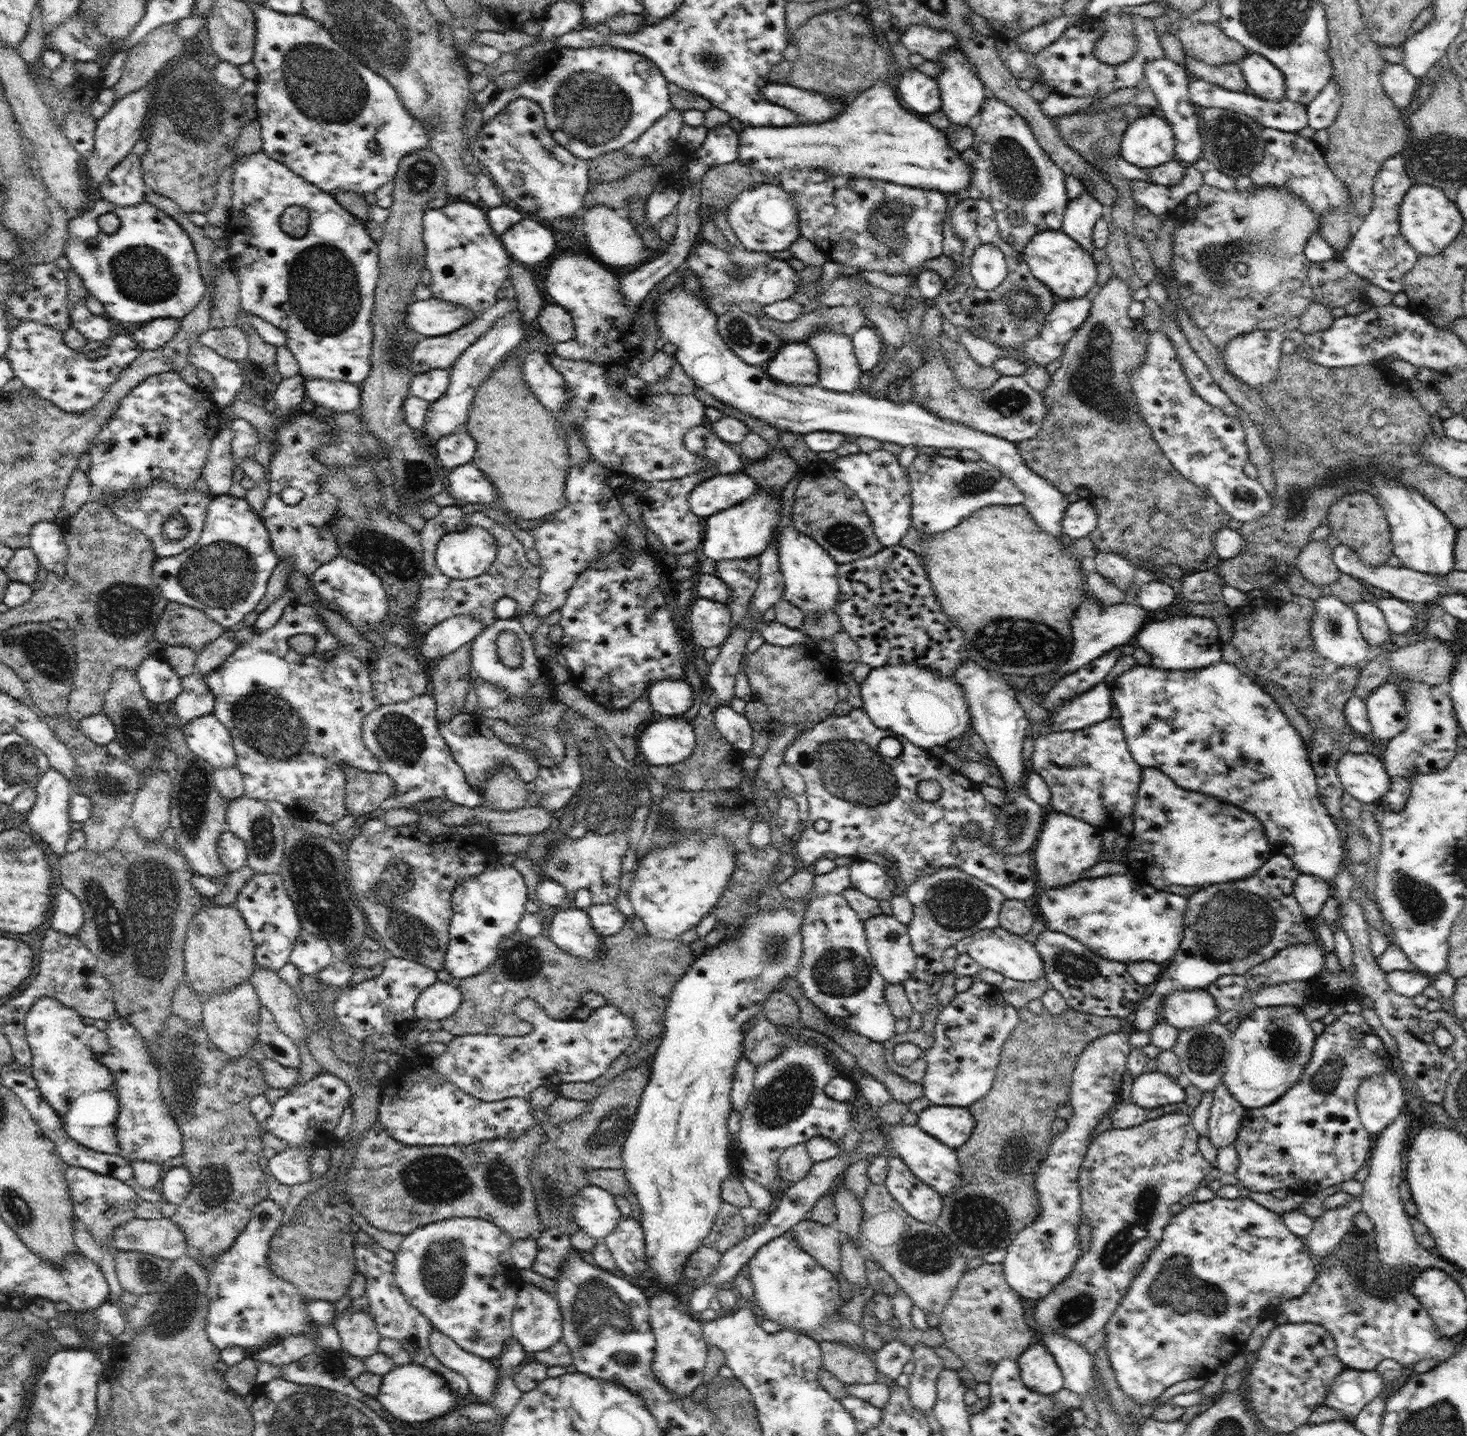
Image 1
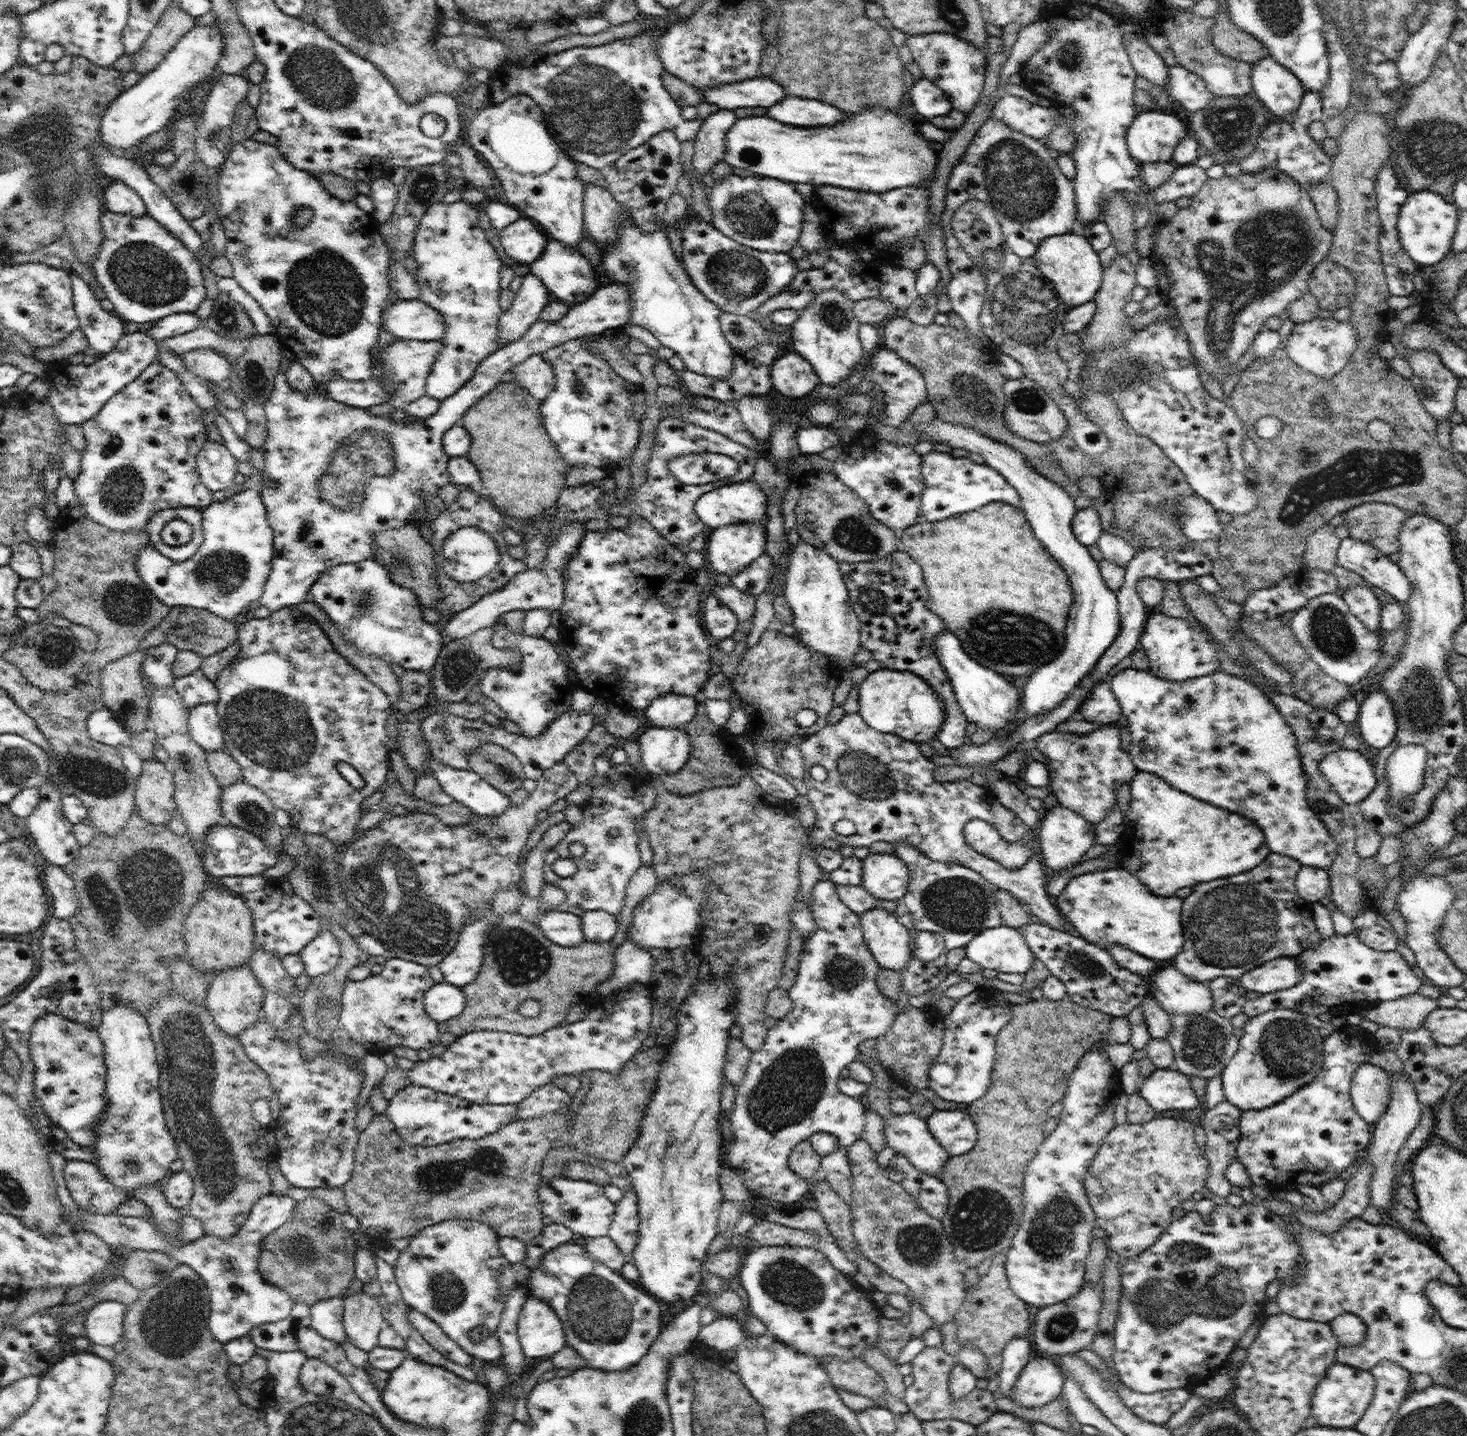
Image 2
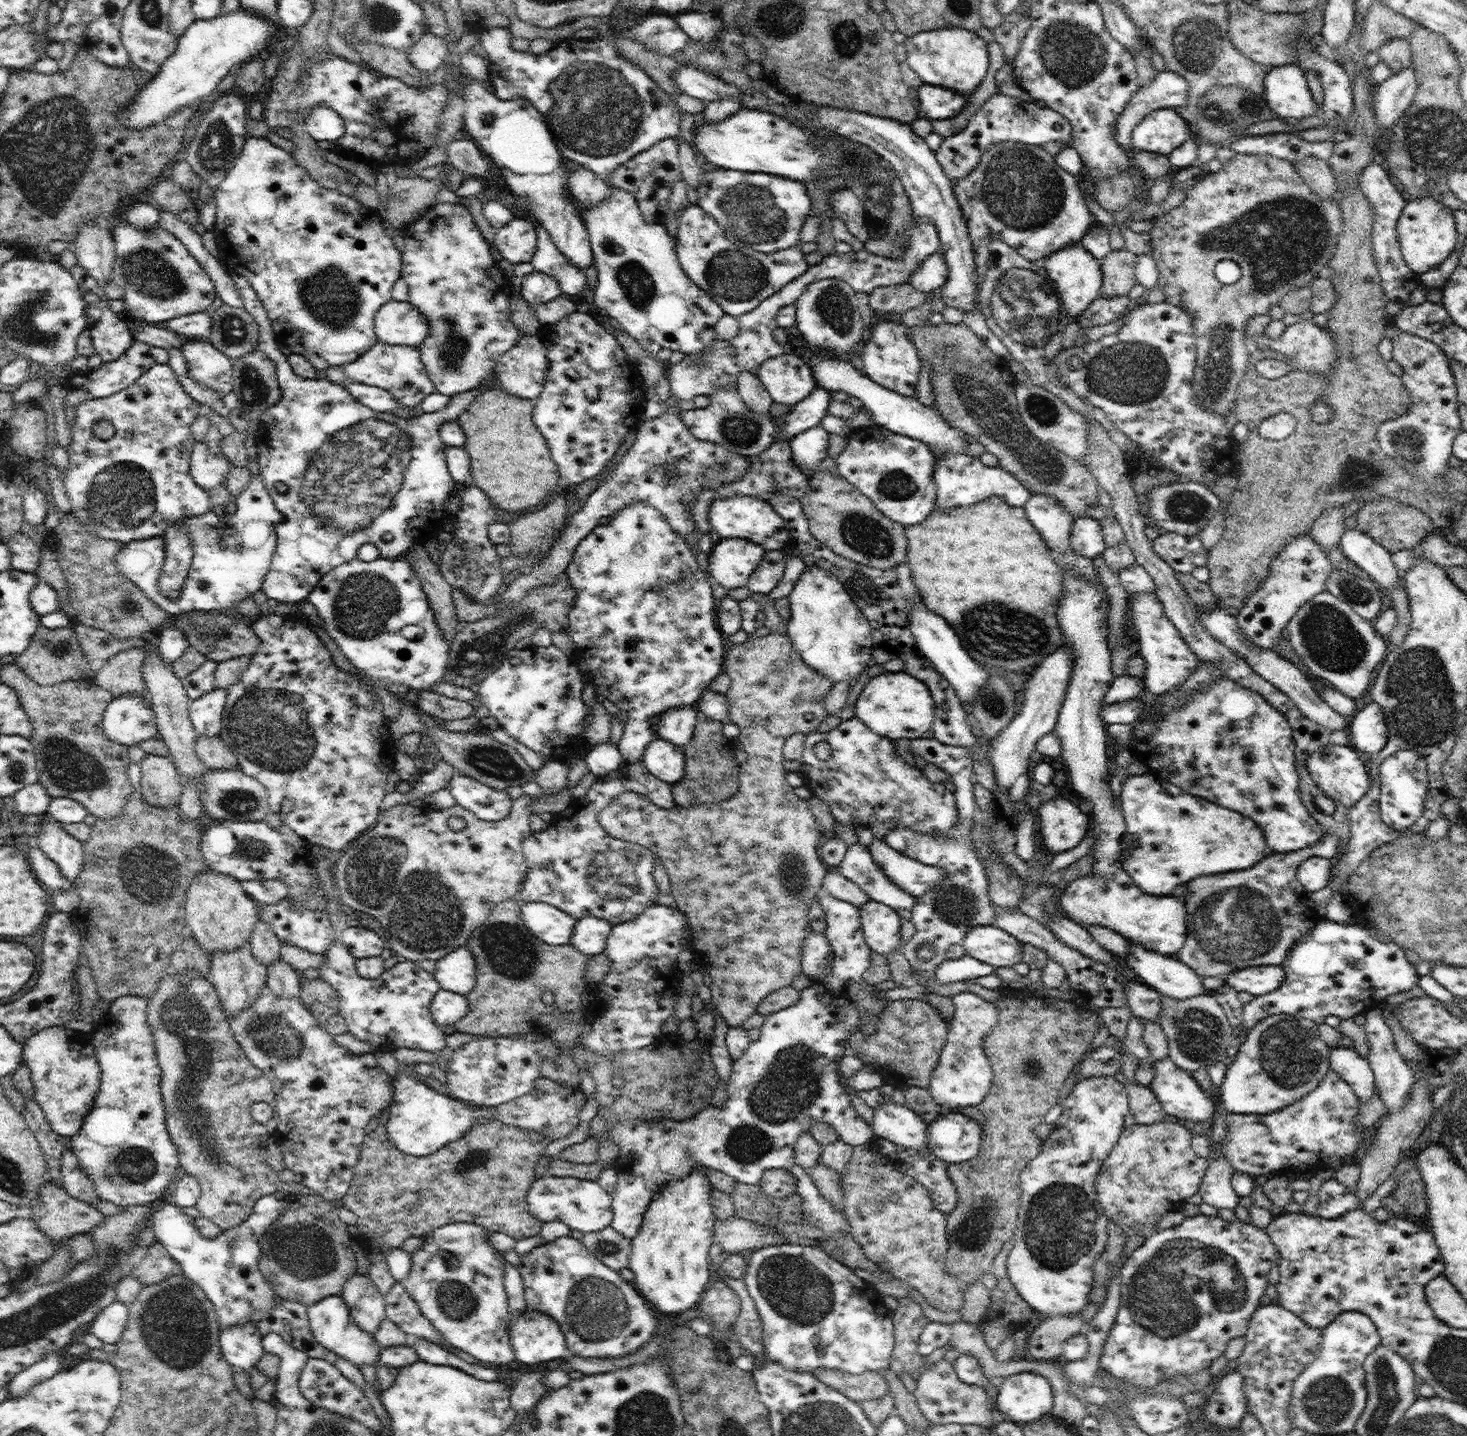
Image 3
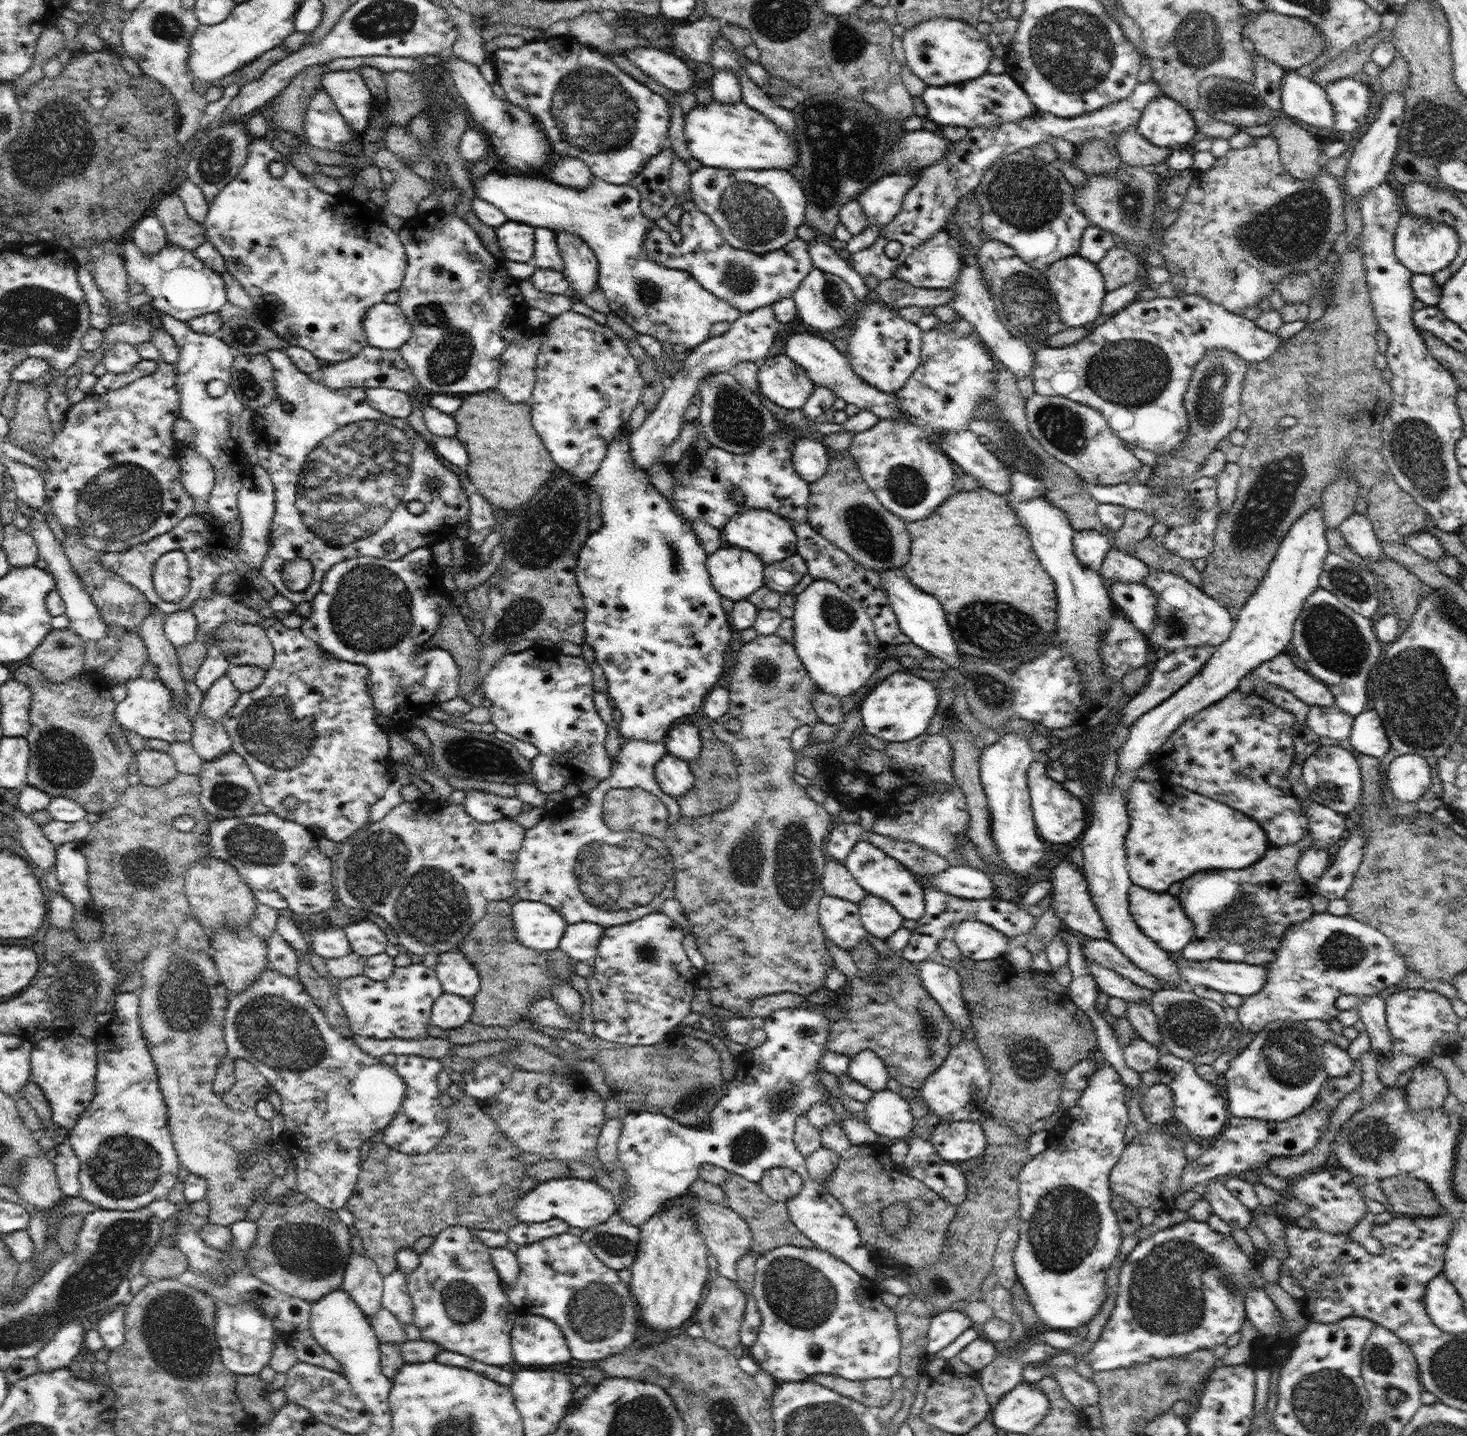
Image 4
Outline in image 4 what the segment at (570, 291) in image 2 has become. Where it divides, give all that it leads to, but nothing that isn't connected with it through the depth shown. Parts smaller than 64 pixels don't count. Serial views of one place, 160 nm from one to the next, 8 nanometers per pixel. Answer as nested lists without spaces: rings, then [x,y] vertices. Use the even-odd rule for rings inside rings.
[[[535,227],[535,253],[531,262],[537,269],[563,272],[564,262],[557,247],[556,235],[550,228]]]

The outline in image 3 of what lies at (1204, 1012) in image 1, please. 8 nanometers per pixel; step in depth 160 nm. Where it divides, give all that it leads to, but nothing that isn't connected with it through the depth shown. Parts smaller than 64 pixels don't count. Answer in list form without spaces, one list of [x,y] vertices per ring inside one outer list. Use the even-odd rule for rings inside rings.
[[[1128,939],[1127,943],[1130,953],[1127,954],[1126,961],[1130,968],[1130,973],[1135,979],[1157,990],[1161,995],[1171,996],[1178,1000],[1205,994],[1202,982],[1203,977],[1194,972],[1192,967],[1180,962],[1178,959],[1175,960],[1170,957],[1170,954],[1165,955],[1164,953],[1149,951],[1132,939]]]

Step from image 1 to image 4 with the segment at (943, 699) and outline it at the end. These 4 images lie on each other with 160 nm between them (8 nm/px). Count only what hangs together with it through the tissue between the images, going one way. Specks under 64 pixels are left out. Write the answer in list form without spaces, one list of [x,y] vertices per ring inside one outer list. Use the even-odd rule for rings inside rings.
[[[916,671],[890,674],[862,700],[858,708],[864,731],[888,743],[907,742],[924,734],[930,719],[939,709],[939,690],[934,682],[917,676]]]

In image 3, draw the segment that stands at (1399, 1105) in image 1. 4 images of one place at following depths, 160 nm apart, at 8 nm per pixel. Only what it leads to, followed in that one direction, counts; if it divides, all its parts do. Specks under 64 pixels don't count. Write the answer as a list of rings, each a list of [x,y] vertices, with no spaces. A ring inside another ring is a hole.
[[[1338,1046],[1330,1051],[1330,1069],[1335,1070],[1356,1093],[1356,1098],[1366,1105],[1371,1102],[1376,1089],[1375,1074],[1367,1059],[1351,1047]]]

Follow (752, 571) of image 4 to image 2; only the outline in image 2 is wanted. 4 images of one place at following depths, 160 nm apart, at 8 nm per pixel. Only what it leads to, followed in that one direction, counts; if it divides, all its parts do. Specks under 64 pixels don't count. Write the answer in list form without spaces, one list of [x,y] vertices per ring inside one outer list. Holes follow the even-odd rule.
[[[739,522],[720,528],[714,528],[707,532],[708,546],[704,551],[706,558],[710,562],[709,567],[714,573],[721,572],[728,576],[736,576],[742,572],[749,564],[753,563],[759,556],[765,553],[767,534],[765,527],[759,522]]]

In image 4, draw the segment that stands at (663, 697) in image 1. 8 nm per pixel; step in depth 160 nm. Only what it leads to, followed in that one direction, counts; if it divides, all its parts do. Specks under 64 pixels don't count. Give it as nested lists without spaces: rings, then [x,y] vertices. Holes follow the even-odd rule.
[[[681,723],[671,728],[662,741],[668,753],[688,764],[702,753],[700,731],[693,723]]]

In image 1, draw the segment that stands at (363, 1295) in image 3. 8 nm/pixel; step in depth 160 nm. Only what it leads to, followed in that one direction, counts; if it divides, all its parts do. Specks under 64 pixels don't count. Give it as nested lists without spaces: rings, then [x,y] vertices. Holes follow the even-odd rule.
[[[346,1309],[334,1320],[343,1350],[354,1357],[372,1356],[379,1351],[381,1334],[368,1310]]]

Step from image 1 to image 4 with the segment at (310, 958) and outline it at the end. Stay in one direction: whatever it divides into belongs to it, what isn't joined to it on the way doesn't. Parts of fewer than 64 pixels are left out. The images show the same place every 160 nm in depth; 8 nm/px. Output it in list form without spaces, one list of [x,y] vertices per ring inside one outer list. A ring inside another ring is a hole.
[[[422,962],[410,966],[395,967],[388,980],[372,980],[369,976],[359,974],[339,980],[338,996],[340,1004],[346,1011],[353,1034],[367,1036],[376,1040],[386,1039],[423,1039],[428,1036],[427,1025],[430,1024],[431,1008],[434,1001],[445,992],[438,980],[435,969]]]

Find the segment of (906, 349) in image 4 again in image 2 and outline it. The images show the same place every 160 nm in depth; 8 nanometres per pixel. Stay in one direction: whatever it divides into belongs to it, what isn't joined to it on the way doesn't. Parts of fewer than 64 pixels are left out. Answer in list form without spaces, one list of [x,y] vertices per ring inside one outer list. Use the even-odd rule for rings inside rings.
[[[884,345],[878,348],[864,363],[869,366],[874,383],[879,384],[885,394],[886,419],[884,423],[894,428],[904,425],[914,410],[926,401],[927,390],[923,374],[913,364],[907,363],[896,351]]]

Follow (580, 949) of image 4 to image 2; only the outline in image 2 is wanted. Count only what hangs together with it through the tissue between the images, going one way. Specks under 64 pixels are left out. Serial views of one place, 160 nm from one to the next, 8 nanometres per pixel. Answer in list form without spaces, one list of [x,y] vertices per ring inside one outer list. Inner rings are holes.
[[[602,909],[586,911],[581,916],[581,927],[586,941],[608,942],[618,930],[618,916]]]

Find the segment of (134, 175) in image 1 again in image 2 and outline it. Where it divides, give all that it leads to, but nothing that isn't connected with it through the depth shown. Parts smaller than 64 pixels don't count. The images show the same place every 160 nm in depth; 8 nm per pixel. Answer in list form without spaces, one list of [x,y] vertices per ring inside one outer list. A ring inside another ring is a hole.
[[[113,180],[112,183],[100,190],[100,194],[106,200],[105,204],[109,212],[132,216],[147,214],[140,196],[125,182]]]

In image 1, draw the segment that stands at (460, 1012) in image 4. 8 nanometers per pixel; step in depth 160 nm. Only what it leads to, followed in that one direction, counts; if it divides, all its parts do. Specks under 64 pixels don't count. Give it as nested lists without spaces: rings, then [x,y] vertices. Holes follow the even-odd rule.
[[[437,980],[425,988],[415,1002],[420,1020],[442,1020],[452,1016],[461,1005],[462,995],[456,982]]]

